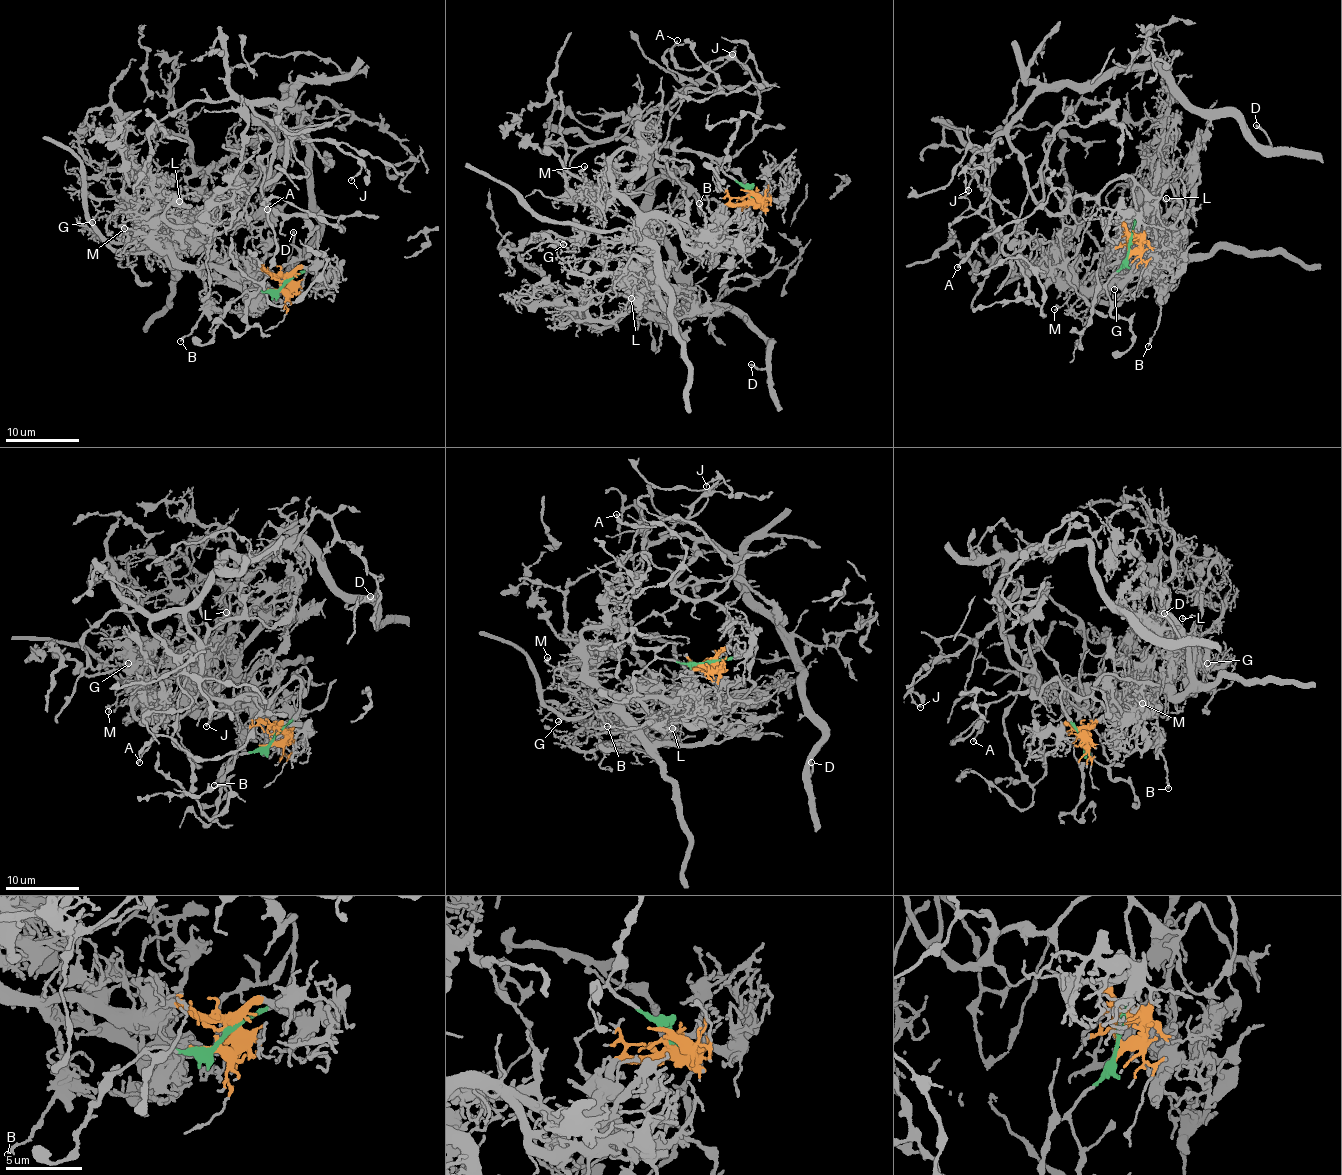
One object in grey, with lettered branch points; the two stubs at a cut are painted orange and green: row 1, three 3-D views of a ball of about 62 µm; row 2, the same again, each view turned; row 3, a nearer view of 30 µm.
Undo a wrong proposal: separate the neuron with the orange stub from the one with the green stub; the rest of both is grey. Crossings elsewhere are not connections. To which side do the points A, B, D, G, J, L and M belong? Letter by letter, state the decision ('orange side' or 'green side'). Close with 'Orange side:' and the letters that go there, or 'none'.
A: green side
B: orange side
D: green side
G: orange side
J: green side
L: orange side
M: orange side
Orange side: B, G, L, M

